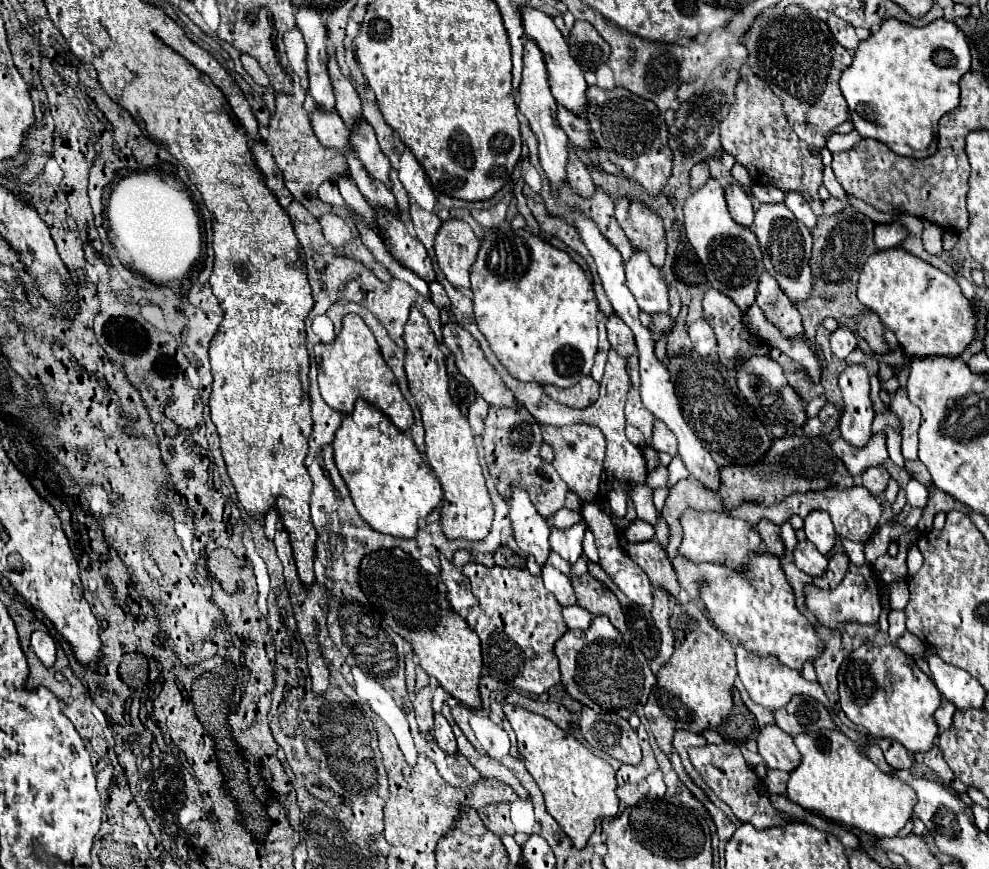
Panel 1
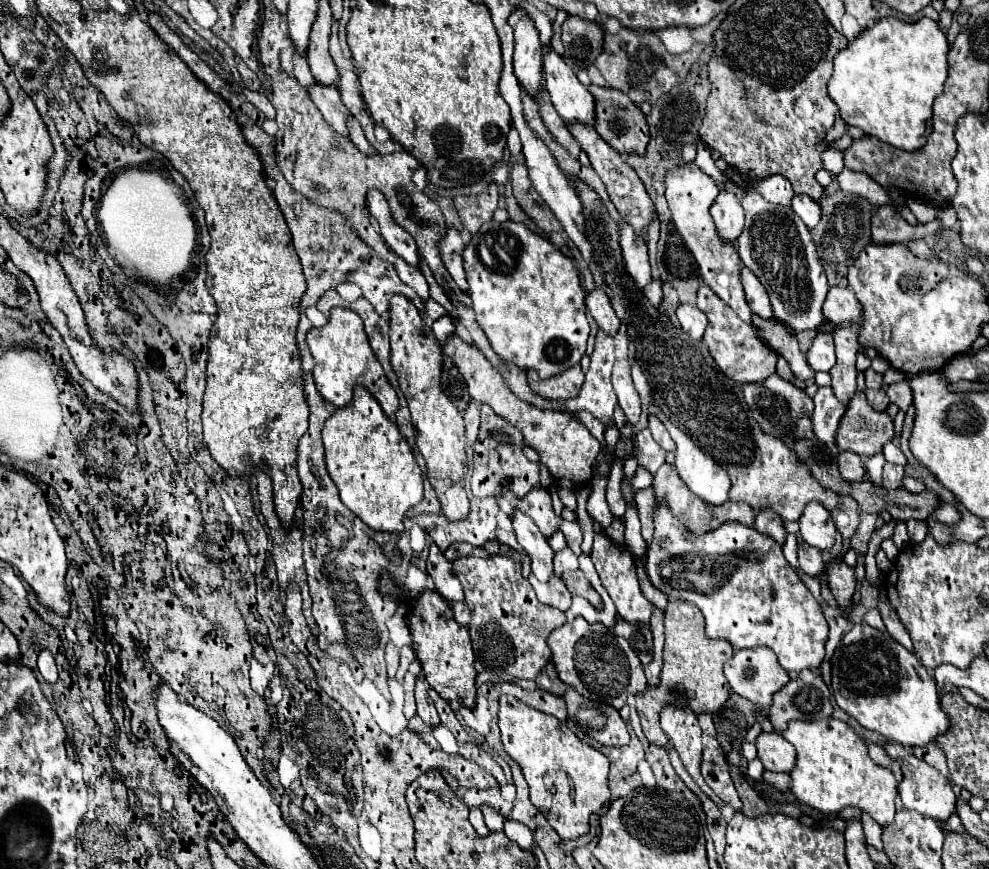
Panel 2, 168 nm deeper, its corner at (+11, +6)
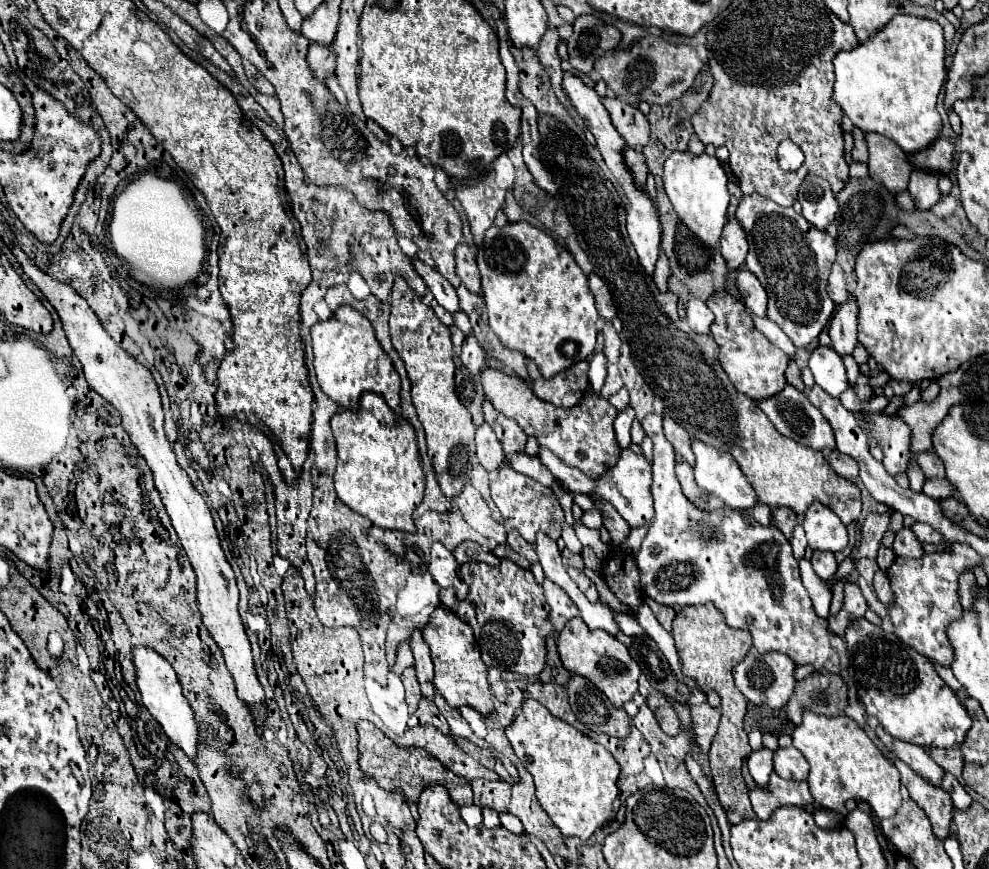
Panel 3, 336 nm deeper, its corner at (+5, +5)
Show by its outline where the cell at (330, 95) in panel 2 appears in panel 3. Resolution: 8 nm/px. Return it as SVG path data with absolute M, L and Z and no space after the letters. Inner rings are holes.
M319 43L309 45L307 61L317 79L327 79L335 71L335 59L337 51L333 47L319 47Z

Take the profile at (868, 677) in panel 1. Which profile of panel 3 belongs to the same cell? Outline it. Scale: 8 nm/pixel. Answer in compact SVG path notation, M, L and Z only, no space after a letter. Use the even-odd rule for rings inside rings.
M855 619L847 625L845 641L849 649L849 677L855 677L857 695L861 697L867 715L877 719L877 723L893 737L915 743L921 747L957 747L963 743L967 731L971 729L971 717L967 715L957 693L937 675L933 663L919 655L913 647L907 647L897 635L885 633L881 627L871 625L867 619Z

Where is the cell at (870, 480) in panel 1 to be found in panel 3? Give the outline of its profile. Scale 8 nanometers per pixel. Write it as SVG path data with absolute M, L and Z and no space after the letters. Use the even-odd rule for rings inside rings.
M837 449L831 451L831 455L829 455L829 465L833 467L833 471L835 471L837 475L847 477L849 481L855 481L857 475L859 475L859 467L857 467L857 463L855 463L851 457L839 453Z

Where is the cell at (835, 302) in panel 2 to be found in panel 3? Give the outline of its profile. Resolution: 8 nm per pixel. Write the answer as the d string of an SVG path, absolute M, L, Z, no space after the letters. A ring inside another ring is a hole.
M833 263L833 267L831 267L829 281L827 281L827 293L837 305L847 301L847 283L845 283L845 275L843 275L843 269L839 267L839 263Z

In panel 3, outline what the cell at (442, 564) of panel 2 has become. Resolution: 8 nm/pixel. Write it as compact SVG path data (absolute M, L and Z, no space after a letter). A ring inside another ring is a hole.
M433 543L431 547L429 573L439 587L453 587L457 599L467 597L467 585L463 583L463 579L459 579L459 563L455 561L453 553L447 551L441 543Z

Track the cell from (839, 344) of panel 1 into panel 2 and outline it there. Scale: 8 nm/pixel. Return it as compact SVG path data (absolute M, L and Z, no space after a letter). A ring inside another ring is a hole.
M819 332L813 338L811 348L807 350L807 362L817 372L829 372L835 364L835 350L833 350L833 336L831 332Z

